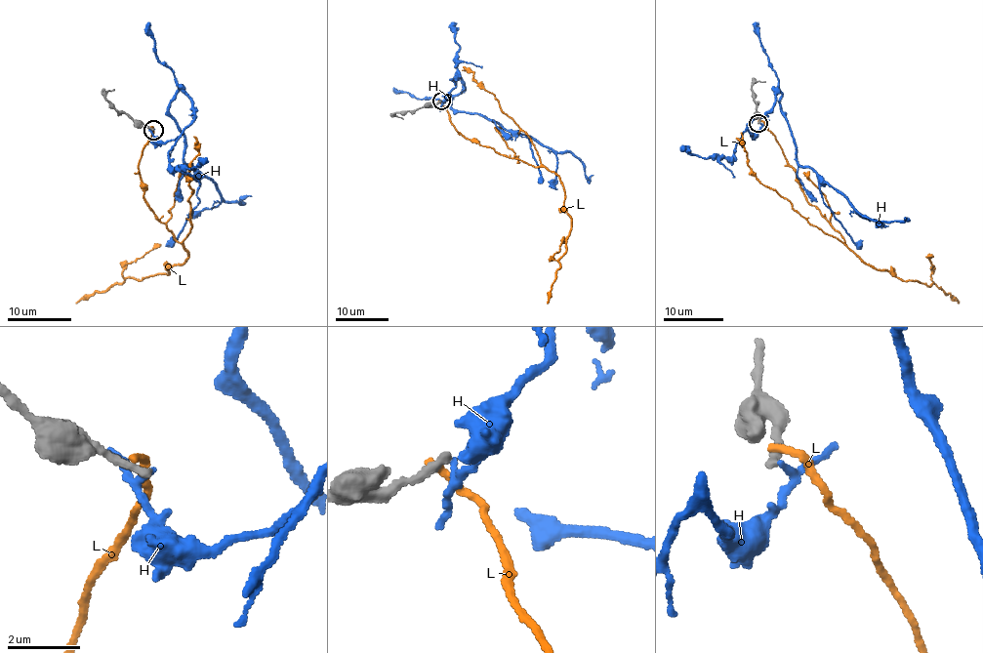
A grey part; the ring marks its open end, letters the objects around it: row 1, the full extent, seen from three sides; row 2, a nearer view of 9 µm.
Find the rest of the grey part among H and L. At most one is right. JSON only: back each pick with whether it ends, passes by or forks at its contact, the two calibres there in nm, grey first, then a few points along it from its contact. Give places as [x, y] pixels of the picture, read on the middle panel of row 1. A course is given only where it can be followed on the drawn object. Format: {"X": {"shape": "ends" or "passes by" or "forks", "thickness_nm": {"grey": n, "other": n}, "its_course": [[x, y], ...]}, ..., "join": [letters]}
{"join": []}

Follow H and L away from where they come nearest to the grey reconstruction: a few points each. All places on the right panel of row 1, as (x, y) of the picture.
H: (759, 122), (752, 136), (748, 126), (781, 93), (781, 114), (798, 163), (859, 213), (883, 221), (905, 218)
L: (759, 120), (796, 172), (806, 201), (847, 247), (904, 280), (934, 283), (958, 303)

